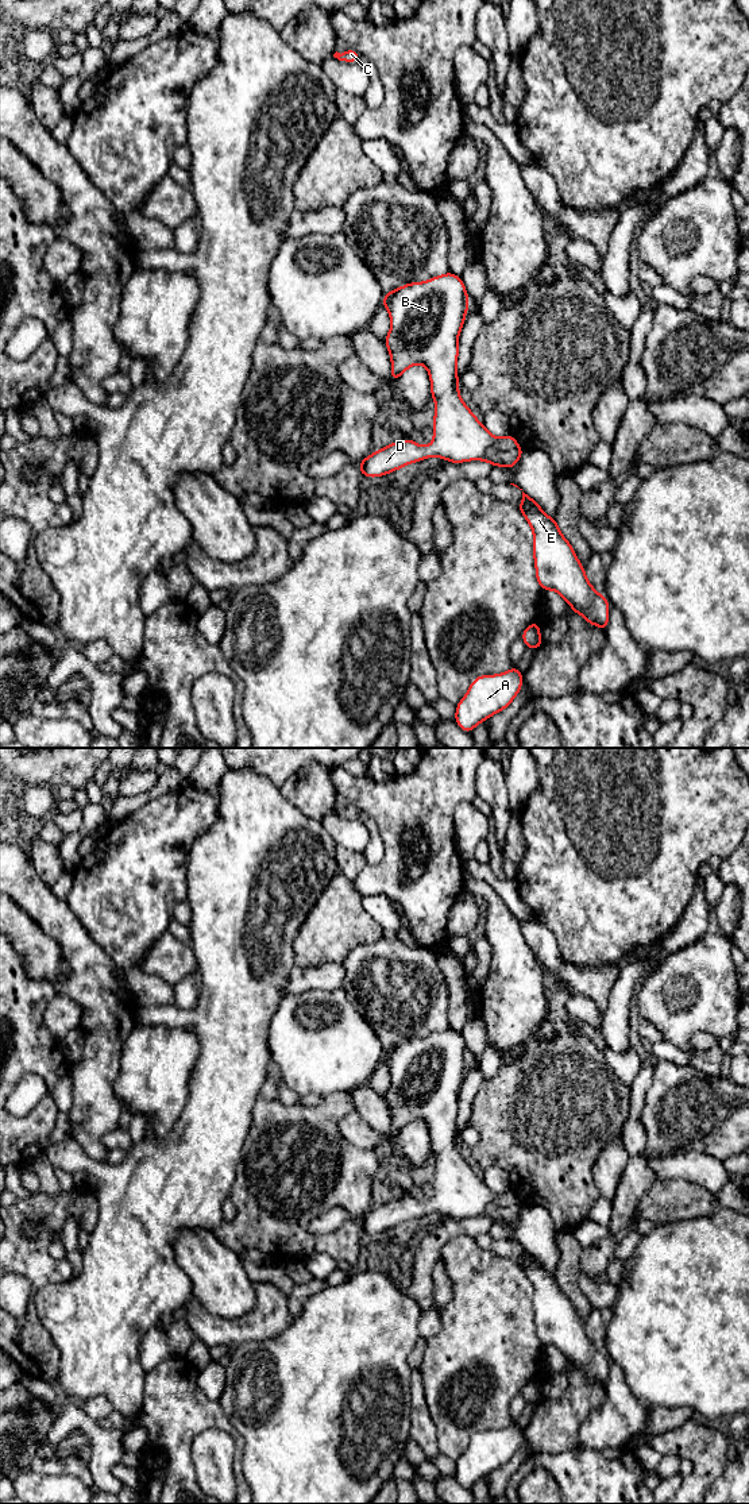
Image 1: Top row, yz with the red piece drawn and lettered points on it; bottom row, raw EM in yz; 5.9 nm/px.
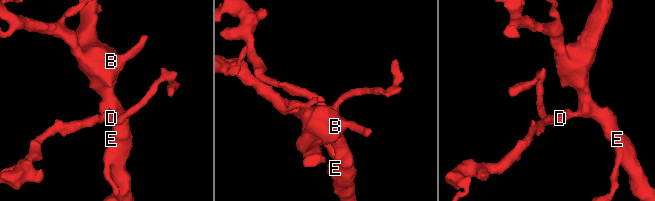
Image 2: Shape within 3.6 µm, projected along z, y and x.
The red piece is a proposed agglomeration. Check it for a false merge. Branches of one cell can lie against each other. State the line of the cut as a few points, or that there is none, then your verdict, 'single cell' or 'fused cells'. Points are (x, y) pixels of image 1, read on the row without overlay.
no cut; single cell

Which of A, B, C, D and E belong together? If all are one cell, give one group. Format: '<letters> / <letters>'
A B C D E

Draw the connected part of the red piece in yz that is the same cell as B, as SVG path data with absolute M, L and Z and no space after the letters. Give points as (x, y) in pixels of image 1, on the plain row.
M448 1027L426 1038L402 1041L397 1046L385 1049L382 1061L389 1067L391 1076L390 1088L383 1095L391 1112L391 1135L398 1135L413 1121L424 1121L429 1129L431 1149L436 1160L433 1198L431 1202L424 1203L409 1195L399 1199L393 1198L364 1214L358 1220L360 1230L375 1234L432 1212L452 1219L487 1216L493 1223L514 1223L524 1210L517 1196L510 1189L505 1193L494 1193L459 1152L457 1095L470 1061L462 1034Z

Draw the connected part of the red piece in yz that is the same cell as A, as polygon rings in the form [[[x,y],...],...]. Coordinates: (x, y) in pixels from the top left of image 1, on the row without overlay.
[[[517,1423],[498,1431],[480,1431],[456,1461],[455,1477],[467,1489],[493,1470],[507,1463],[522,1443],[522,1428]]]

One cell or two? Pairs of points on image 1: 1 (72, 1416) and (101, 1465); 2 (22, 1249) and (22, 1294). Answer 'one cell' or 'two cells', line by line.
1: one cell
2: two cells

